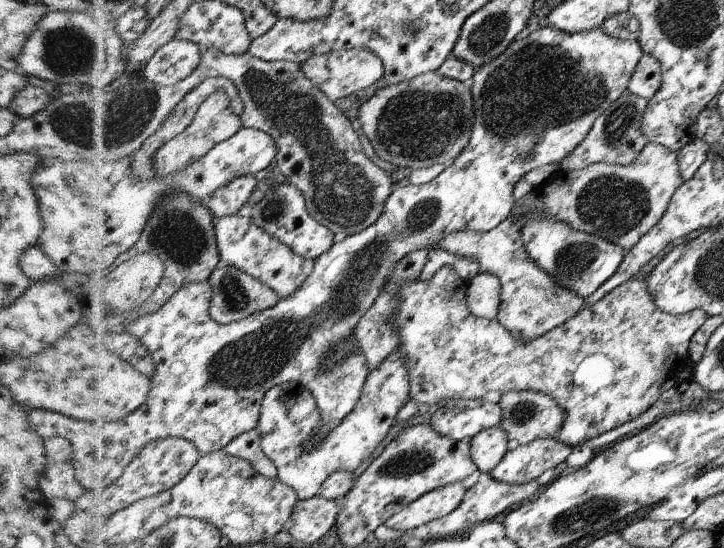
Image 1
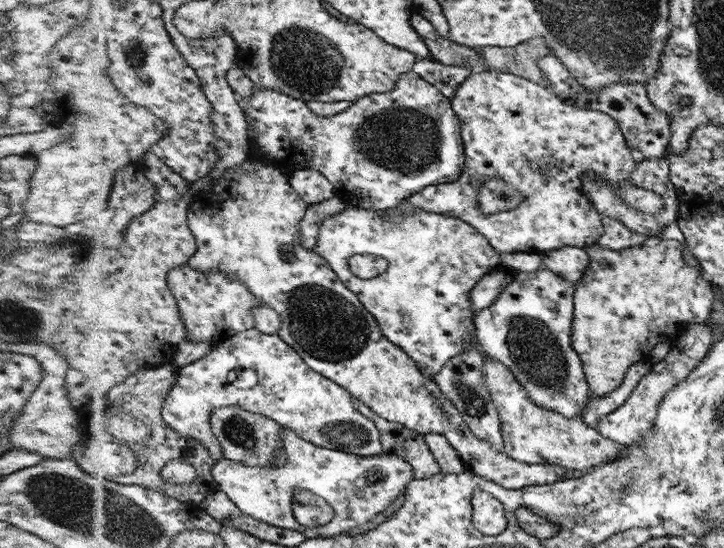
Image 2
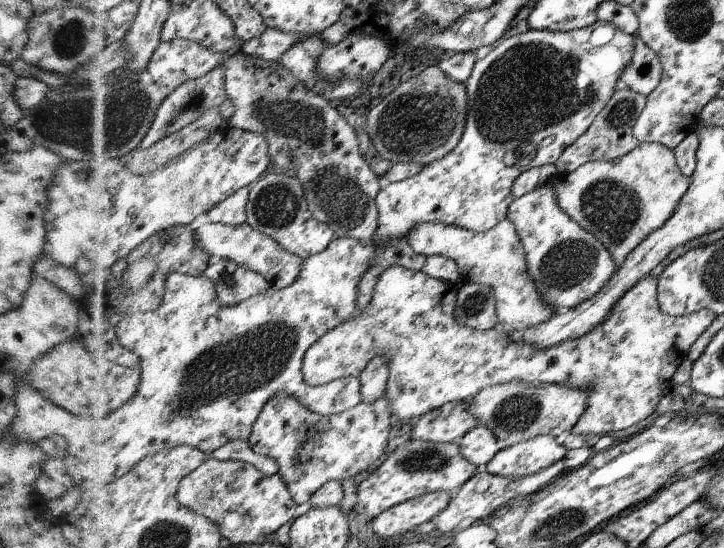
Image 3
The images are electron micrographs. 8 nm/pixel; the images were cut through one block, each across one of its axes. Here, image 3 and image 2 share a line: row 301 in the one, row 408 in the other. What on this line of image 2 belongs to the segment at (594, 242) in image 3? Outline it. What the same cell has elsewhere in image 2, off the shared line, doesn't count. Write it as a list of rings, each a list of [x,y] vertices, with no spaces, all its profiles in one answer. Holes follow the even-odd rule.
[[[548,268],[534,272],[513,273],[512,282],[504,288],[488,308],[480,310],[474,318],[477,325],[476,342],[481,351],[492,359],[505,364],[510,372],[541,408],[561,413],[562,416],[580,418],[591,394],[586,381],[584,362],[572,345],[572,322],[574,320],[573,294],[577,286],[564,280]]]

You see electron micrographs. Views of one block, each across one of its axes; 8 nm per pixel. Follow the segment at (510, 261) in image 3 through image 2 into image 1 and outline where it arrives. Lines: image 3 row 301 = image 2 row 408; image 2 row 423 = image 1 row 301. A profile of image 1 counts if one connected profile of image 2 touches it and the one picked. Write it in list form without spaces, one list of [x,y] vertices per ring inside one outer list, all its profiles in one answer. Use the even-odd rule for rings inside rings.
[[[509,218],[488,232],[460,231],[444,236],[431,248],[444,248],[450,253],[474,258],[481,272],[490,272],[501,284],[500,304],[496,320],[514,335],[516,340],[528,342],[553,328],[560,326],[586,308],[586,299],[576,292],[562,288],[544,272],[529,254],[528,246],[522,241],[521,229]]]

